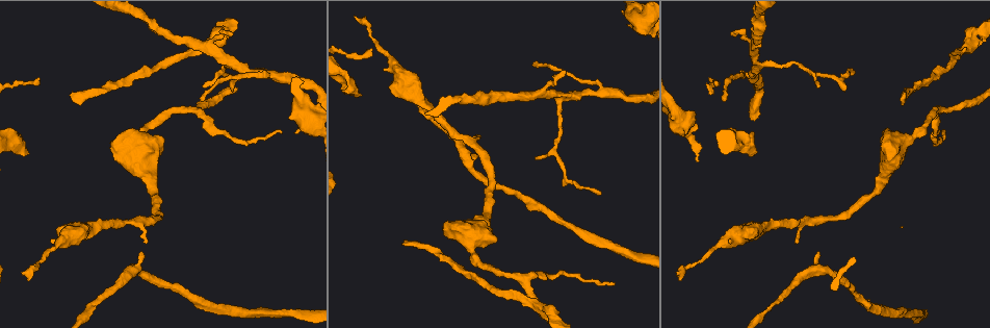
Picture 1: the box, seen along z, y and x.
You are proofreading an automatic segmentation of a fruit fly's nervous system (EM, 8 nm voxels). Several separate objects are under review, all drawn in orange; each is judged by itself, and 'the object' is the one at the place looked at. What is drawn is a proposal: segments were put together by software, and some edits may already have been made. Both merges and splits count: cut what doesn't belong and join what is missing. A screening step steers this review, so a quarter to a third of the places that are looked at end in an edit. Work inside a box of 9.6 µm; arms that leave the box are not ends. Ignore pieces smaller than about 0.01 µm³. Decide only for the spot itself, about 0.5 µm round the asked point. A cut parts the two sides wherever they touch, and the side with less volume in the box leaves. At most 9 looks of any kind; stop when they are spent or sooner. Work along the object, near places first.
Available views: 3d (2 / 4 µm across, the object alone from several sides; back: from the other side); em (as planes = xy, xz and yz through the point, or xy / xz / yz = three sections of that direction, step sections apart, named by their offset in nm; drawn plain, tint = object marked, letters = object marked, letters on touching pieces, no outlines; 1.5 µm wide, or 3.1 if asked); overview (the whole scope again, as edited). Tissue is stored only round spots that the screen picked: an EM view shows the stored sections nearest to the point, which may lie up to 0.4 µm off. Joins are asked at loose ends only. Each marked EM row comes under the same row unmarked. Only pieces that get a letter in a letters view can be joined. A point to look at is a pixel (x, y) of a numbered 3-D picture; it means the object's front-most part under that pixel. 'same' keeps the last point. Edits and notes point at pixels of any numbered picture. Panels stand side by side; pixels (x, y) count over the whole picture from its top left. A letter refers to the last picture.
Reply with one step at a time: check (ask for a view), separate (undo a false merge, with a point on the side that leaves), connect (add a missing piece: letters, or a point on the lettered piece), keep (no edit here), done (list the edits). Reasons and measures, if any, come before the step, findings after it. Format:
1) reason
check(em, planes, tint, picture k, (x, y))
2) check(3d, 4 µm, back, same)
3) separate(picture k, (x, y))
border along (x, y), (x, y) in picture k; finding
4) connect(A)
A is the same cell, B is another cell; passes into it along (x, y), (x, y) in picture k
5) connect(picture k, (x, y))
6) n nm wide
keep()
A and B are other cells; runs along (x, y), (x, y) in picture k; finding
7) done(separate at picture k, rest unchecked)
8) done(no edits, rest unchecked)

long arm stops here
check(3d, 2 µm, picture 1, (359, 19))

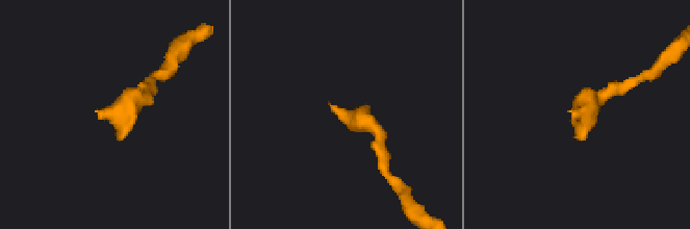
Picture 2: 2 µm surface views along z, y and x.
check(em, xz, step 4, letters, picture 2, (580, 140))

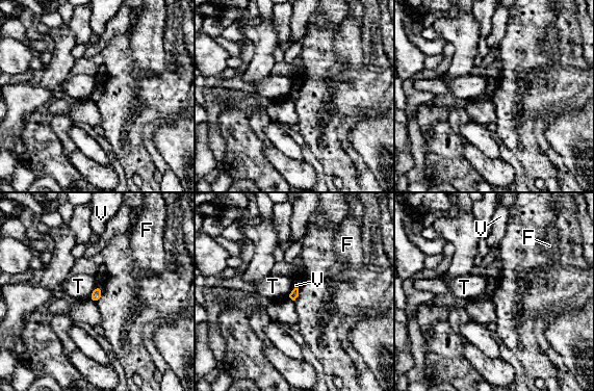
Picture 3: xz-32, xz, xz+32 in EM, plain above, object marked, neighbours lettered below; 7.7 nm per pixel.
check(em, planes, letters, same)

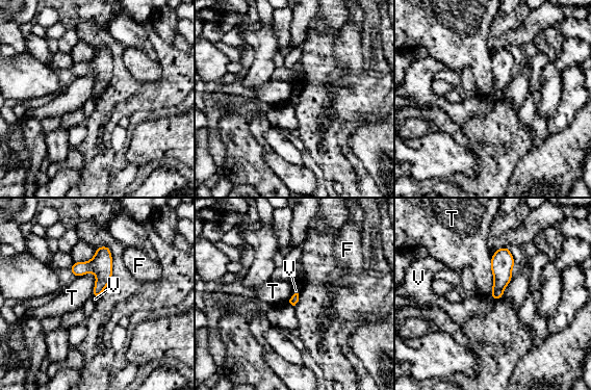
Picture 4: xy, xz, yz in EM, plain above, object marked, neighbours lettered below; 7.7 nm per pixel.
keep()
F, T and V are other cells; none of them fits

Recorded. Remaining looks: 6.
check(3d, 4 µm, picture 1, (350, 87))

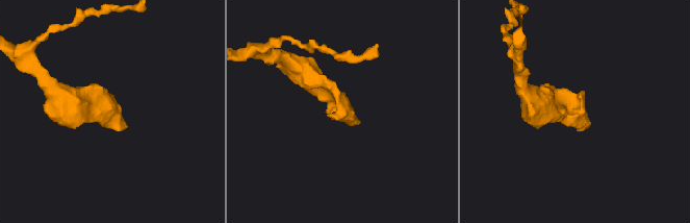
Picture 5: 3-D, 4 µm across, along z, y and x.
shape alone is not enough
check(em, yz, step 8, letters, picture 5, (570, 109))

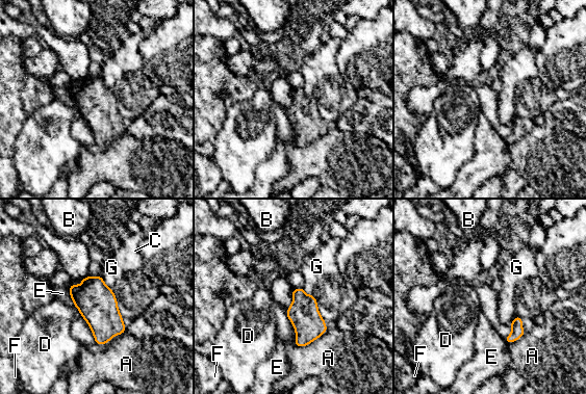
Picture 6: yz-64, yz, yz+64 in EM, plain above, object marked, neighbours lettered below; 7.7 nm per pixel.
keep()
A, B, C, D, E, F and G are other cells; border along (284, 311), (295, 332), (294, 342) in picture 6; continuous, no second neuron

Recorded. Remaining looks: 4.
branch stops here
check(em, planes, letters, picture 1, (406, 242))

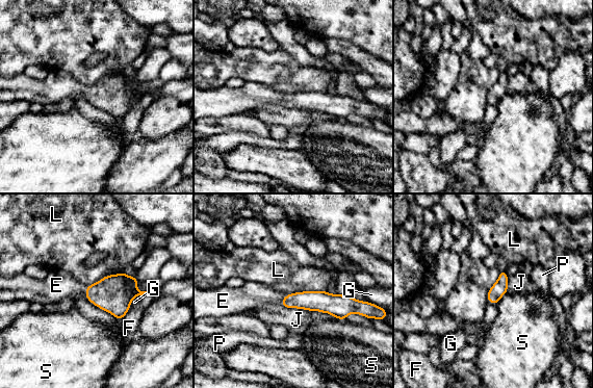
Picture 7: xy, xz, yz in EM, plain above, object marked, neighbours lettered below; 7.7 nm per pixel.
connect(E)
E is the same cell, F, G, J, L, P and S are other cells; it goes on there

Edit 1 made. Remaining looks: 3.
thin end
check(3d, 4 µm, picture 1, (818, 251))

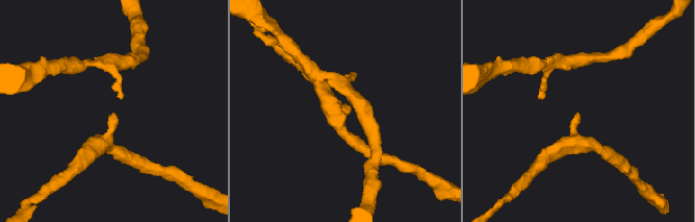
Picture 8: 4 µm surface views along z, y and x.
need the tissue
check(em, xy, step 4, letters, picture 8, (115, 114))

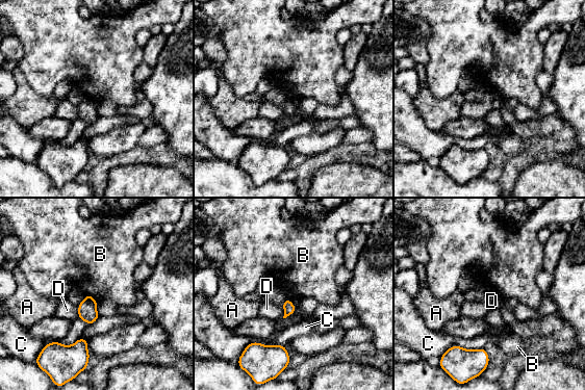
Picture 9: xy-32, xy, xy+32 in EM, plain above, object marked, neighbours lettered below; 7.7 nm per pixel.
keep()
A, B, C and D are other cells; border along (85, 294), (90, 294), (97, 302) in picture 9; no lettered piece goes on from it

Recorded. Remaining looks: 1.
done(connect at picture 7, rest unchecked)

